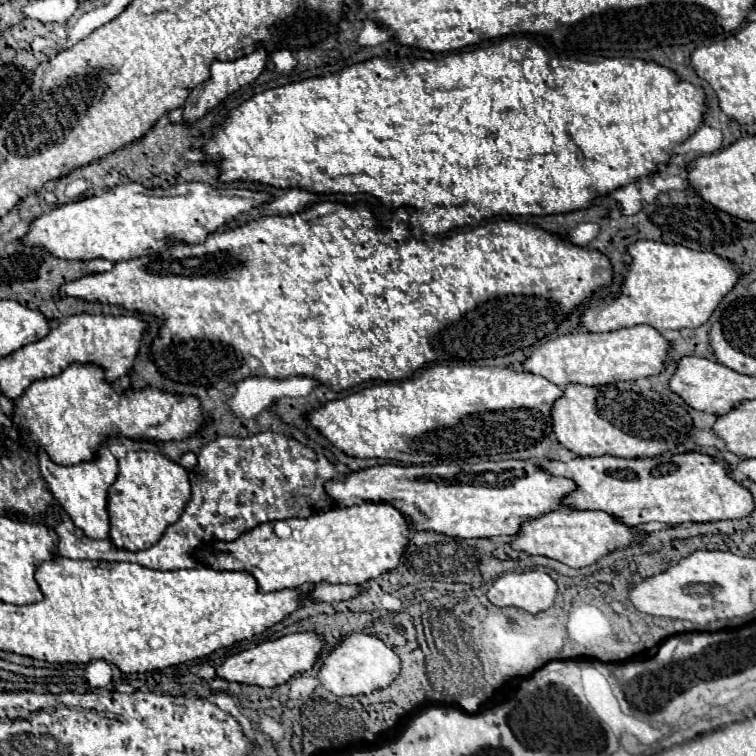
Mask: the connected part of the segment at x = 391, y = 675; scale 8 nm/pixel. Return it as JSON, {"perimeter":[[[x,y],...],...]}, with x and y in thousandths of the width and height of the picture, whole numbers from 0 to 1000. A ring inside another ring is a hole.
{"perimeter":[[[468,837],[460,840],[429,874],[421,901],[442,919],[458,922],[458,919],[487,919],[497,911],[508,911],[521,903],[521,898],[529,890],[529,872],[526,866],[508,853],[508,848],[495,845],[484,837]]]}

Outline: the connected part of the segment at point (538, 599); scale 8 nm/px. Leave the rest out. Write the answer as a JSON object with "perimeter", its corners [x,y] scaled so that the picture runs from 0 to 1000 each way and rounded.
{"perimeter":[[[720,755],[669,758],[651,771],[643,787],[656,803],[685,803],[698,811],[714,811],[733,798],[735,771]]]}

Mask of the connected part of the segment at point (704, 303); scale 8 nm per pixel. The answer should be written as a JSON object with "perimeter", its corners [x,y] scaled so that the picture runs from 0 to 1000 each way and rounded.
{"perimeter":[[[841,319],[831,327],[836,340],[831,364],[817,390],[780,398],[767,430],[778,438],[815,438],[839,430],[862,430],[878,435],[910,435],[931,430],[950,401],[971,382],[984,364],[966,343],[947,335],[918,332],[905,324],[881,324],[868,319]]]}

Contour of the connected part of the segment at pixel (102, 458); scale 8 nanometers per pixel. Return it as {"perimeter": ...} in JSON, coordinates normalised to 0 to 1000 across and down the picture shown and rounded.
{"perimeter":[[[140,589],[132,591],[130,604],[124,610],[103,612],[95,618],[82,618],[74,615],[63,607],[58,597],[50,597],[50,615],[56,623],[56,631],[69,649],[71,660],[90,676],[93,687],[98,689],[101,697],[111,702],[114,710],[119,713],[143,713],[146,710],[146,684],[143,684],[143,647],[153,636],[156,628],[156,610],[146,599]]]}

